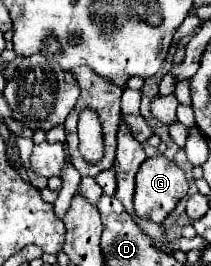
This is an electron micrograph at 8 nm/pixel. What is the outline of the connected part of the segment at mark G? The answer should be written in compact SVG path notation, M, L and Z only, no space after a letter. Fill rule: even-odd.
M164 155L148 157L138 175L136 175L136 193L134 193L134 209L142 219L150 219L156 223L162 223L168 213L176 207L176 203L188 193L188 181L184 171Z

